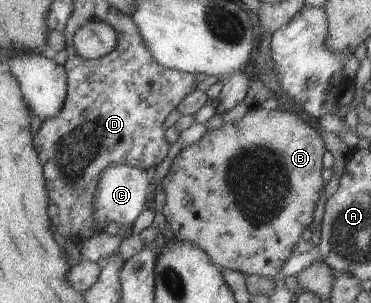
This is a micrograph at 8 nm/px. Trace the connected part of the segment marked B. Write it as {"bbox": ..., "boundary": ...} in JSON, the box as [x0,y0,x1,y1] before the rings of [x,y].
{"bbox":[159,106,326,278],"boundary":[[[252,106],[250,110],[236,124],[224,123],[215,130],[206,131],[206,134],[192,146],[183,148],[176,156],[170,166],[170,172],[159,182],[166,192],[166,203],[161,213],[166,217],[167,223],[174,236],[182,242],[190,242],[204,250],[210,256],[210,262],[222,268],[231,268],[245,274],[258,274],[258,276],[269,276],[274,278],[282,270],[284,262],[288,260],[294,246],[302,236],[302,232],[312,224],[312,216],[316,210],[316,204],[322,192],[324,180],[322,179],[322,156],[326,152],[324,140],[313,124],[304,122],[292,111],[264,110],[260,106]]]}

